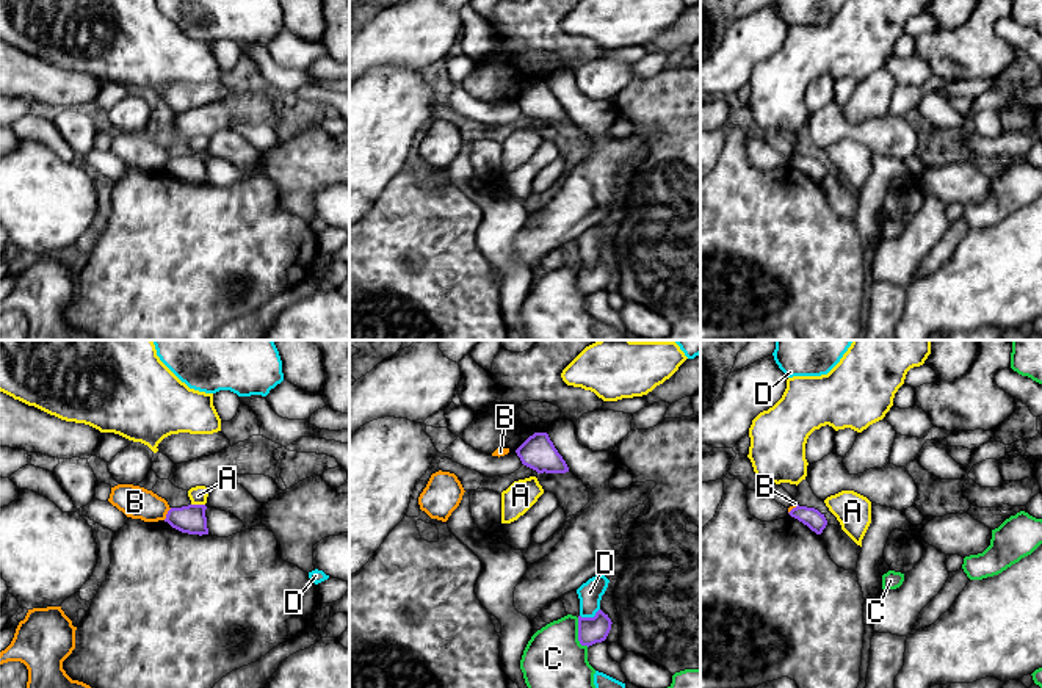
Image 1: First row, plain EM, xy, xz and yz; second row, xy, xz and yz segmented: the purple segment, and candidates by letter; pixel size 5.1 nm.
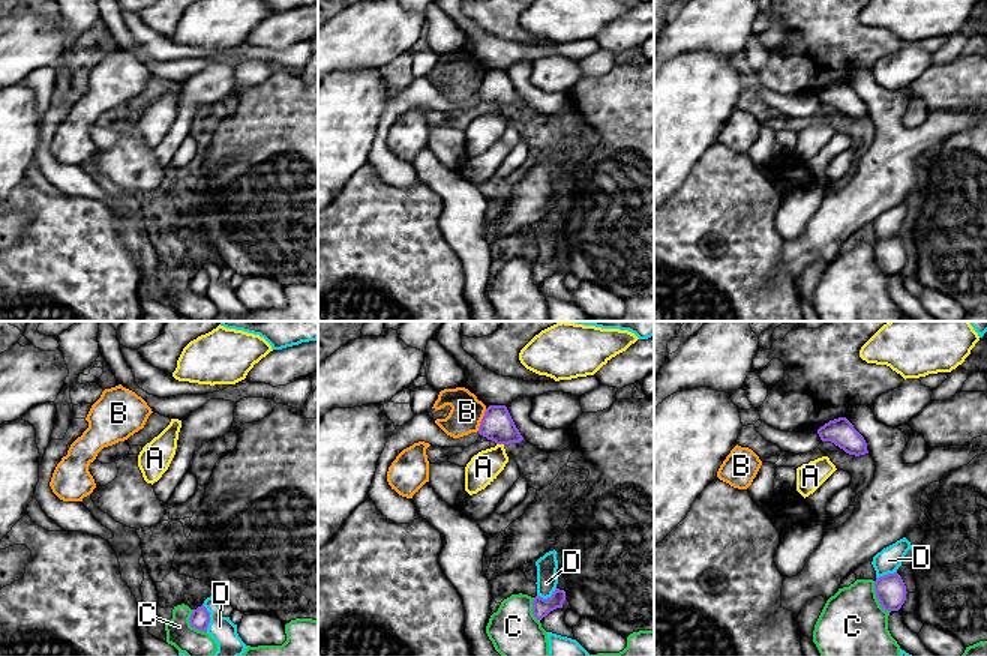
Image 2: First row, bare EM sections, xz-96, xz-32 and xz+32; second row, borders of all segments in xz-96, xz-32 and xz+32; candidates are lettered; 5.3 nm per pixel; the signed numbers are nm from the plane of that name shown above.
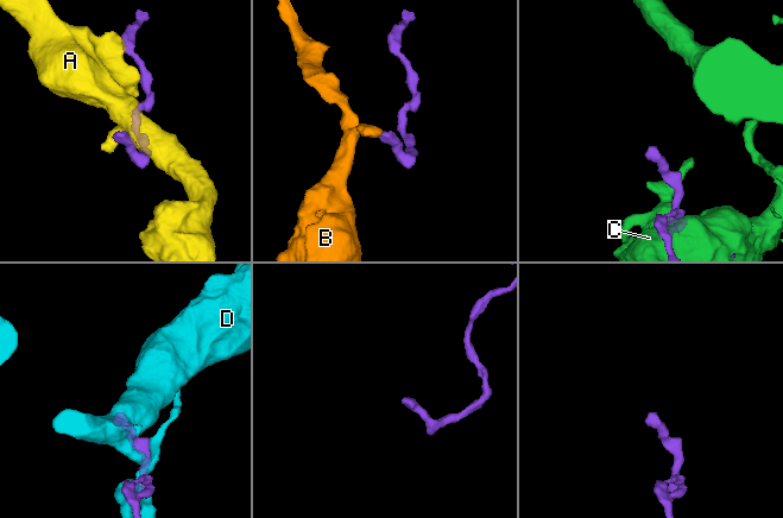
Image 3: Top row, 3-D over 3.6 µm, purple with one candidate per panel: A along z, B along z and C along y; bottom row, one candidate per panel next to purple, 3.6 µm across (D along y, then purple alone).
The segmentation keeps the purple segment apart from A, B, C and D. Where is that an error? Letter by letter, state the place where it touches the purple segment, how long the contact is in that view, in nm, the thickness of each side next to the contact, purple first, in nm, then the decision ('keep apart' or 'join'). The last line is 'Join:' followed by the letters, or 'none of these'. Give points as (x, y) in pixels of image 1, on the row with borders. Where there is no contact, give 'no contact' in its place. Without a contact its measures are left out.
A: contact xy (198, 505); length 70 nm; calibres 150 and 90 nm; keep apart
B: contact xy (166, 514); length 80 nm; calibres 150 and 170 nm; keep apart
C: contact xz (578, 635); length 160 nm; calibres 140 and 300 nm; keep apart
D: contact xz (589, 618); length 110 nm; calibres 140 and 120 nm; keep apart
Join: none of these

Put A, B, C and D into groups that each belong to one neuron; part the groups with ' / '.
A / B / C / D

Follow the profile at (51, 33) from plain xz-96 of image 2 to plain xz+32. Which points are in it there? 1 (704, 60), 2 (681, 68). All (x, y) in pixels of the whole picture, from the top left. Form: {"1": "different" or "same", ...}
{"1": "different", "2": "different"}

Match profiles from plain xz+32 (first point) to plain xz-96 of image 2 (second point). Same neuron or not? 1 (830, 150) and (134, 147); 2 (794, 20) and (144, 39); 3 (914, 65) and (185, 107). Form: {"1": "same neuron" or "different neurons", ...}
{"1": "different neurons", "2": "different neurons", "3": "same neuron"}

